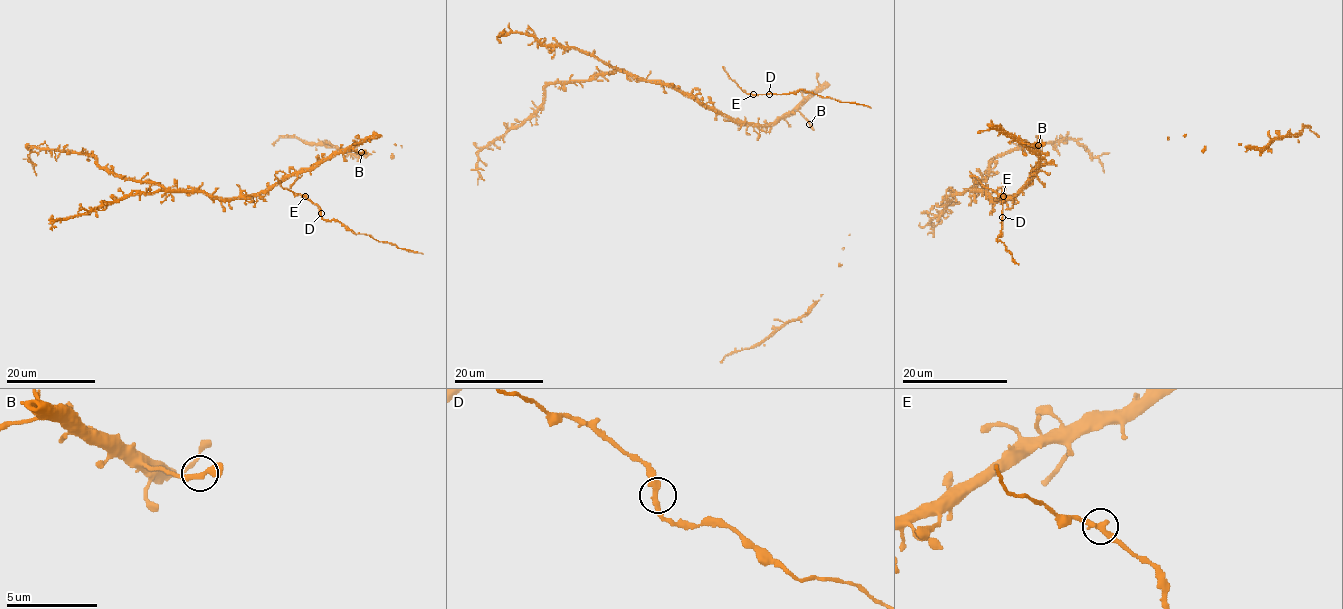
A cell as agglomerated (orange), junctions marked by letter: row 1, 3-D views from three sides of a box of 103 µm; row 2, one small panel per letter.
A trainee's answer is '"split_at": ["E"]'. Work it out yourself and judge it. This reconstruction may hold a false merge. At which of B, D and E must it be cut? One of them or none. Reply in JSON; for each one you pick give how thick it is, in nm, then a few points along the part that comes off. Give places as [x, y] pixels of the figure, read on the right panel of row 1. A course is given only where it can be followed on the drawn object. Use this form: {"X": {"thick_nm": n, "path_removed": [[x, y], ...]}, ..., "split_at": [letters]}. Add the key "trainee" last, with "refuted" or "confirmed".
{"E": {"thick_nm": 320, "path_removed": [[1003, 196], [987, 188], [970, 171]]}, "split_at": ["E"], "trainee": "confirmed"}

